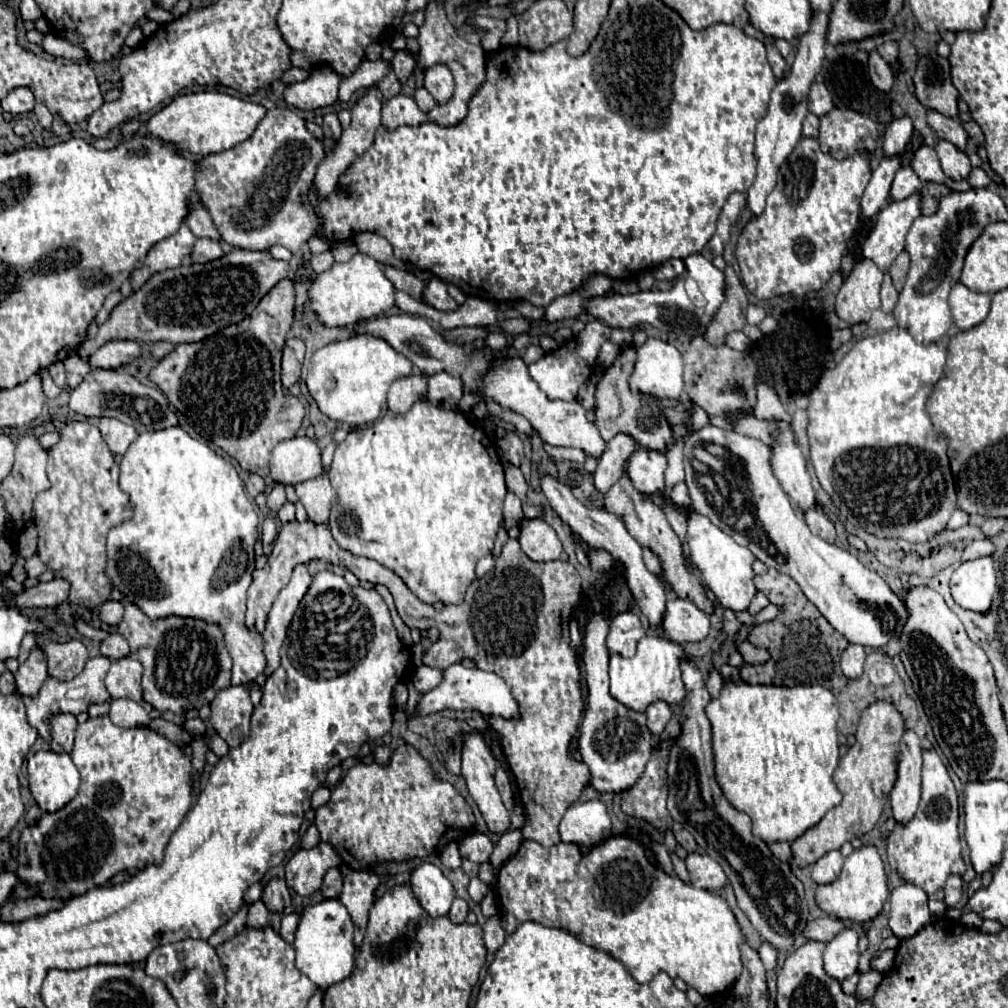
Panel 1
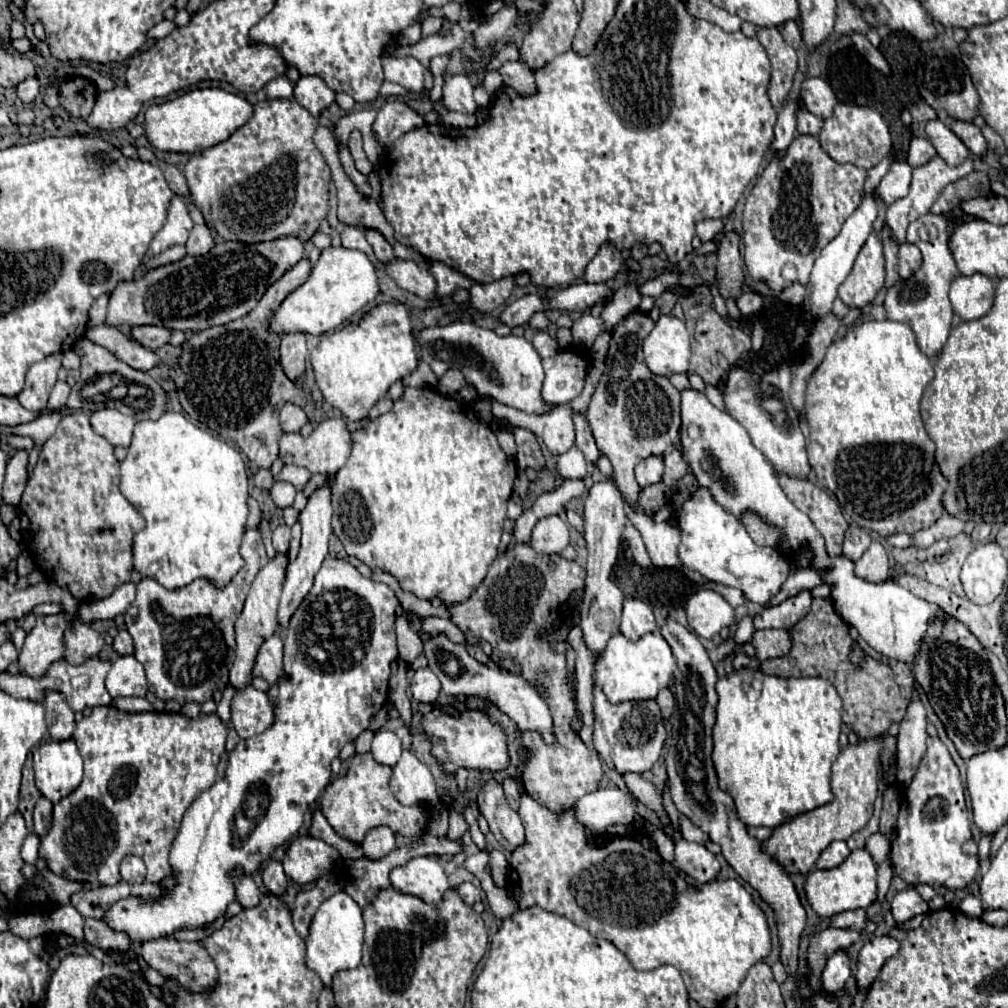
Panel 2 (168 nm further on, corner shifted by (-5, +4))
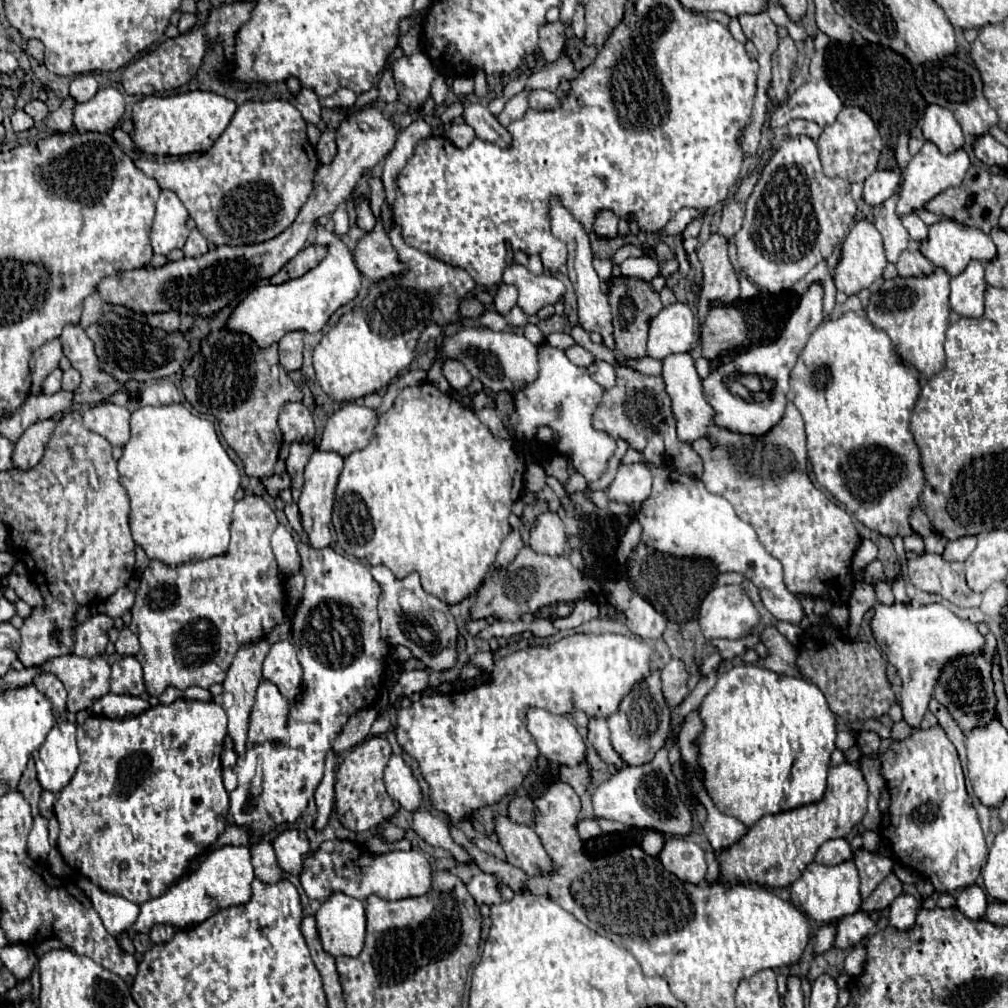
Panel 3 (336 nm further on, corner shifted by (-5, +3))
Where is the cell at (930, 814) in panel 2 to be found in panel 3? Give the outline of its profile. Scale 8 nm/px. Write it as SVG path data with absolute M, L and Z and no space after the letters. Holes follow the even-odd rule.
M933 726L929 730L915 730L901 742L891 742L889 750L881 754L879 772L885 780L885 792L879 798L879 808L885 808L881 820L881 838L891 848L893 858L927 876L937 892L953 892L975 884L989 850L977 810L965 790L965 778L957 750L947 738L945 730L941 726Z

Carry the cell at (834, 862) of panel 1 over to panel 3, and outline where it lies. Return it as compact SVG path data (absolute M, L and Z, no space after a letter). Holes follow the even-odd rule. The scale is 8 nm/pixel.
M827 840L823 846L819 846L817 854L815 854L815 862L817 864L825 864L825 866L835 866L835 864L843 864L847 860L853 858L851 846L847 840Z

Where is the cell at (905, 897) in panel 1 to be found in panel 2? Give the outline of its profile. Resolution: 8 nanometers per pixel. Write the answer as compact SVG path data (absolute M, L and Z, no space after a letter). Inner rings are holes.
M907 887L905 891L899 891L891 903L891 913L897 923L905 923L905 921L913 919L915 915L923 915L927 911L929 911L929 907L921 899L921 895L917 893L915 887Z

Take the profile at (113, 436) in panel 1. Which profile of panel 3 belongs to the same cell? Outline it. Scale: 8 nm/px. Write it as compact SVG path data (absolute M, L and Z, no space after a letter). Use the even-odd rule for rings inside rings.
M95 404L83 412L85 428L107 438L111 446L119 448L129 442L129 418L131 412L117 404Z

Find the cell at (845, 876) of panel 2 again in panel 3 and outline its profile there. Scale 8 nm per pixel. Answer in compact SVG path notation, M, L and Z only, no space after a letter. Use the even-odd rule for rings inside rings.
M811 862L799 880L795 880L789 886L791 892L791 902L797 906L801 906L801 910L813 918L815 922L831 922L831 920L839 920L847 914L853 914L861 908L861 894L859 894L859 874L855 868L855 862L843 862L837 866L823 866L817 862Z

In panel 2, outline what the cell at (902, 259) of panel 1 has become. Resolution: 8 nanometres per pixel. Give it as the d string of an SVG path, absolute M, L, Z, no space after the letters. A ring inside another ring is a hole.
M903 243L899 247L897 257L899 257L899 275L901 275L901 279L911 277L921 265L921 251L911 243Z

